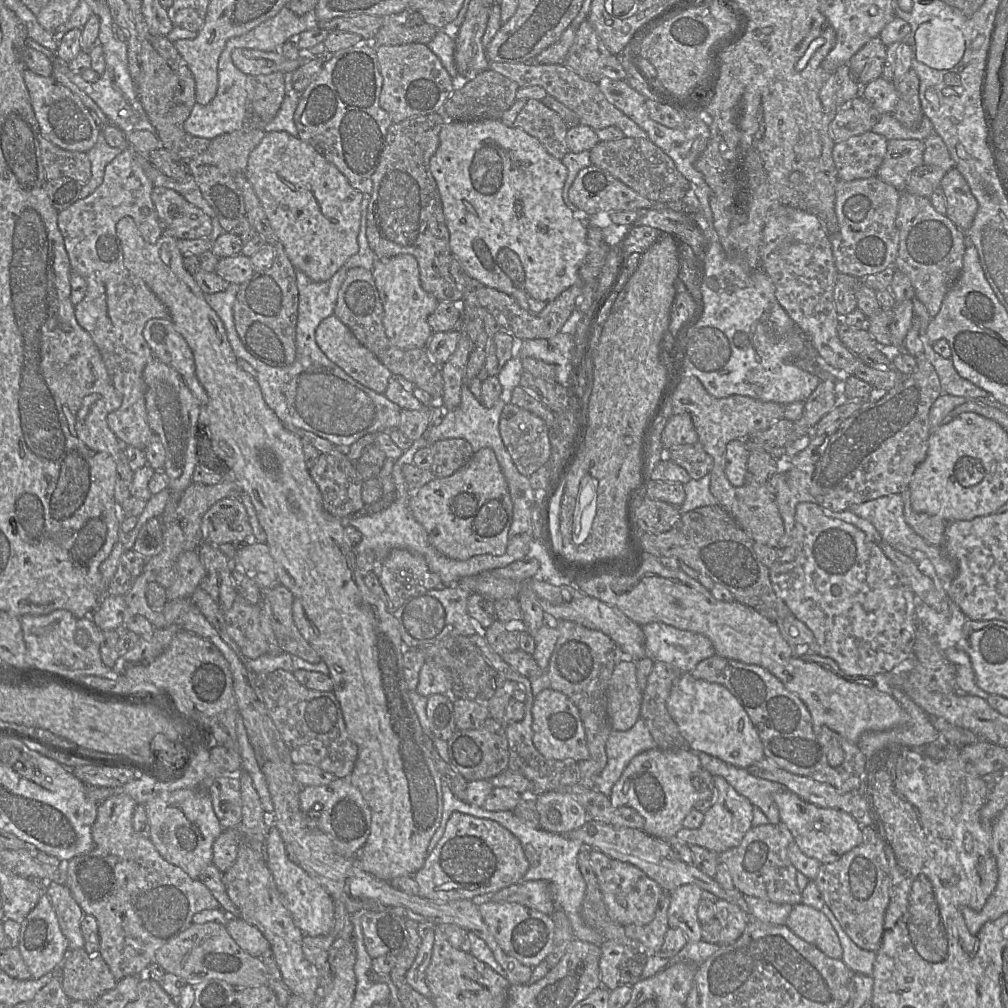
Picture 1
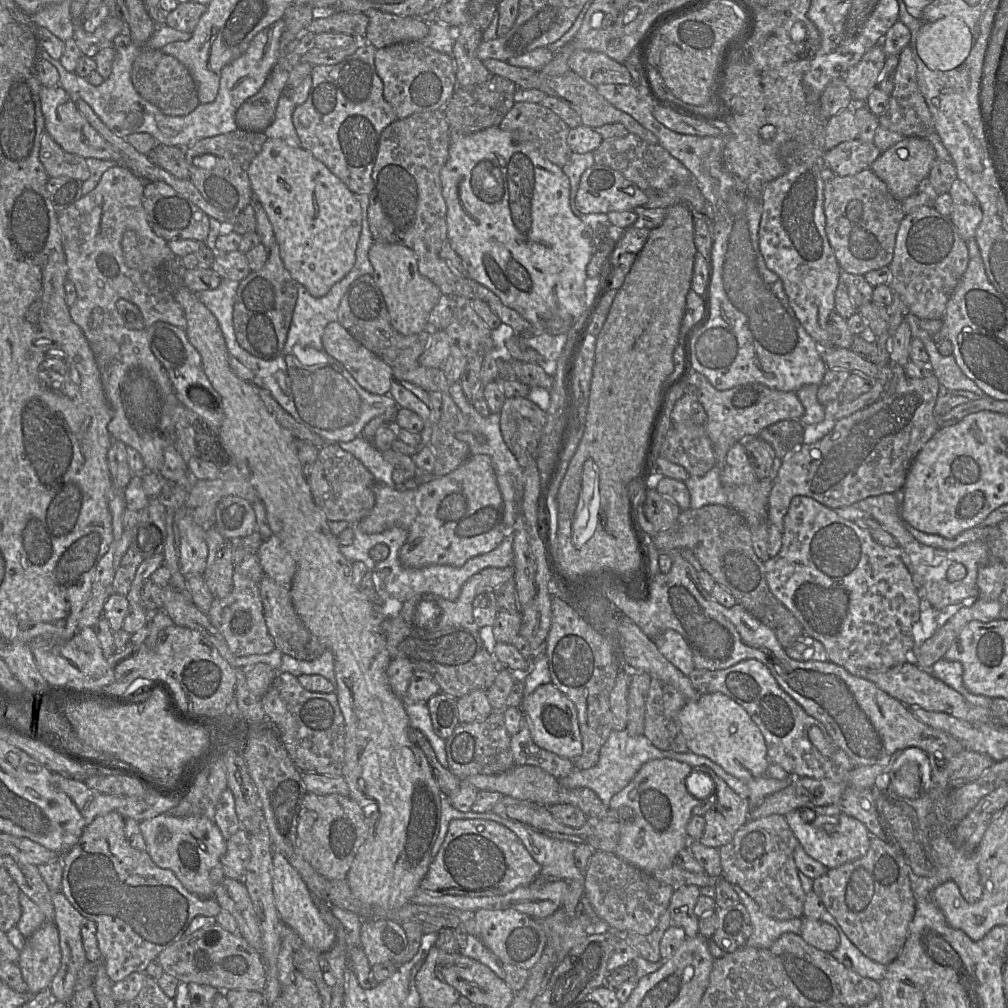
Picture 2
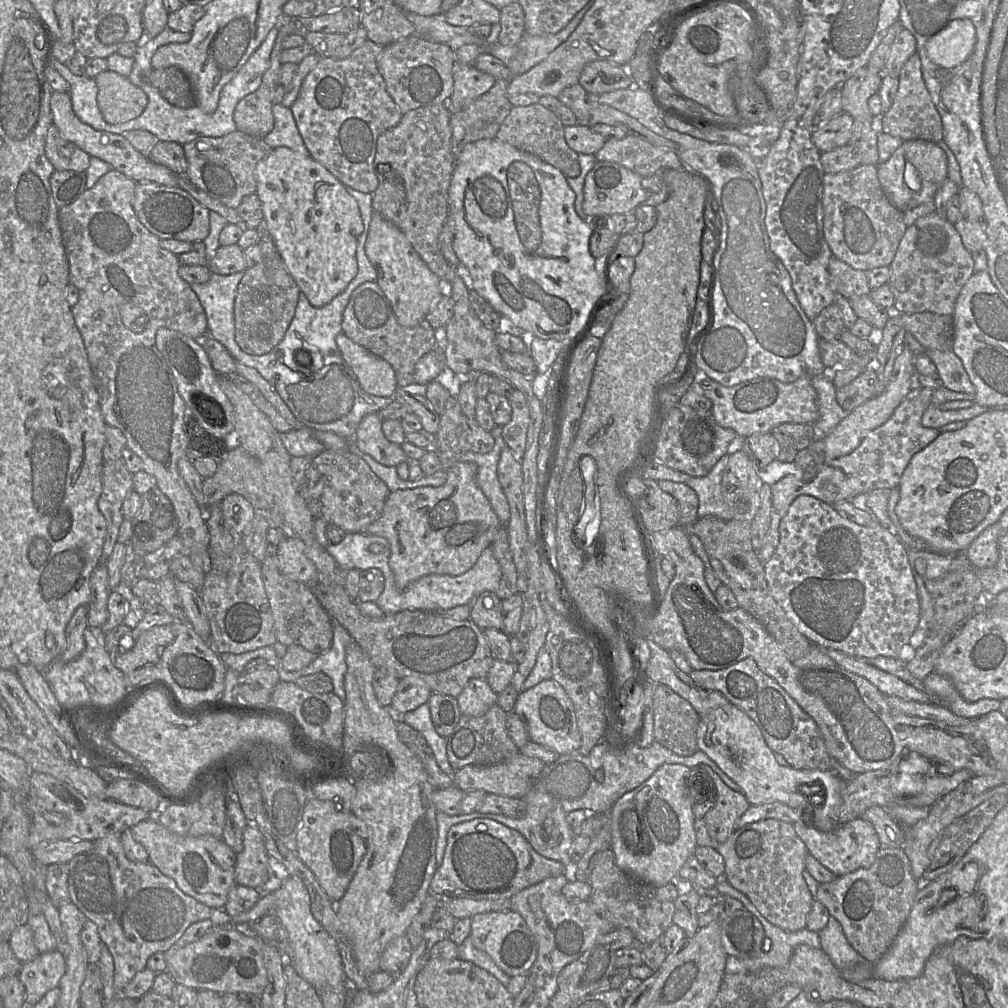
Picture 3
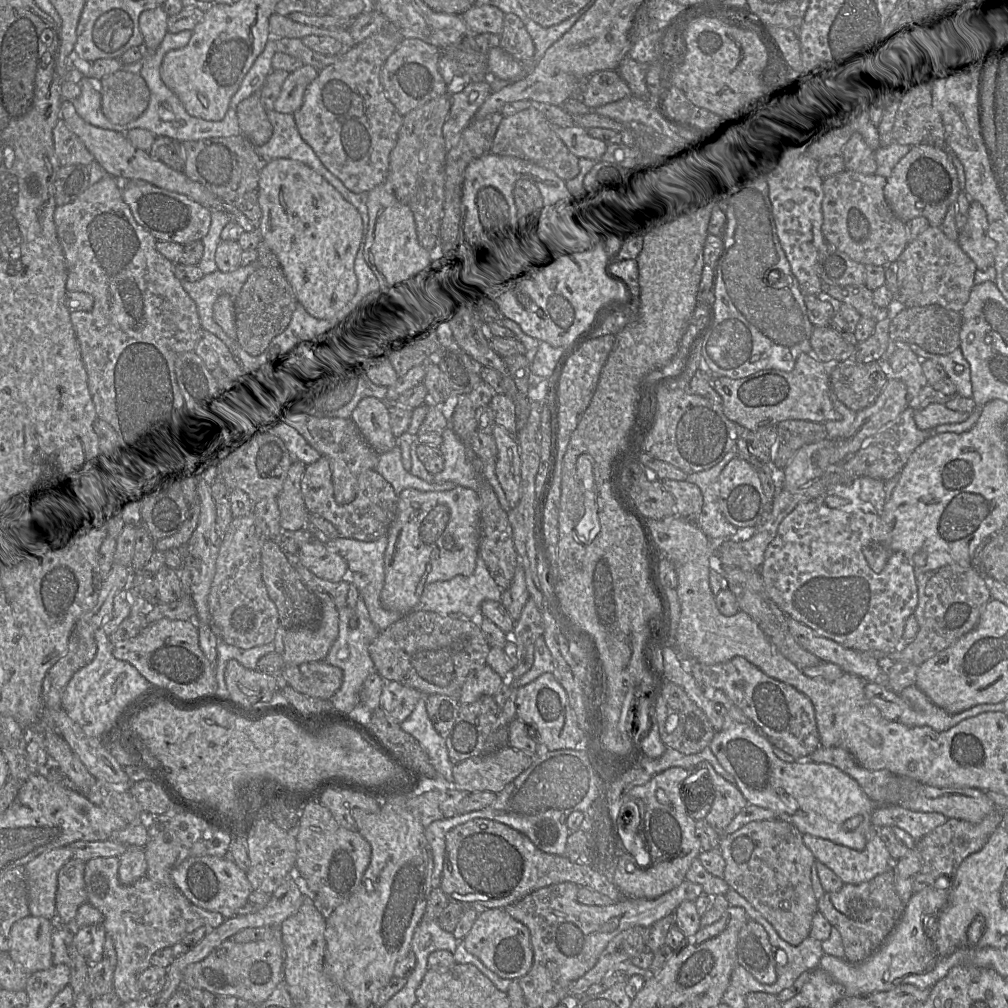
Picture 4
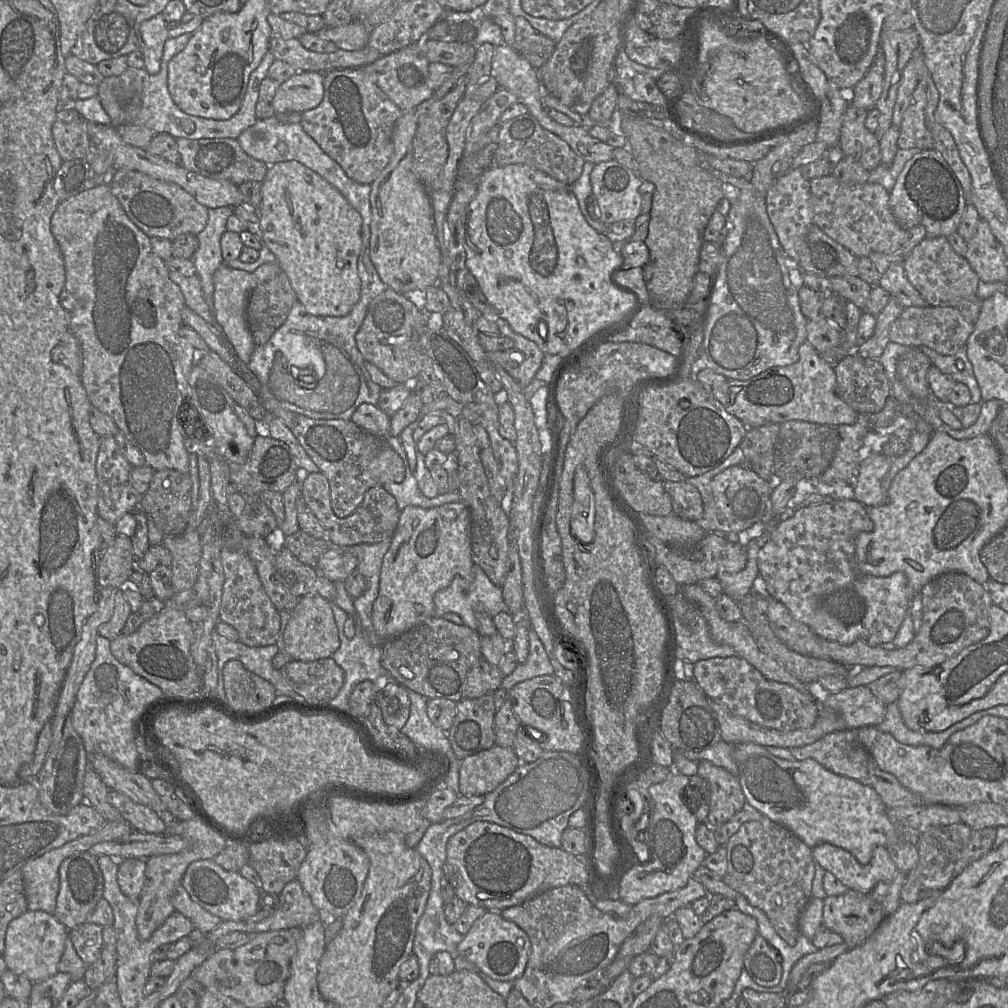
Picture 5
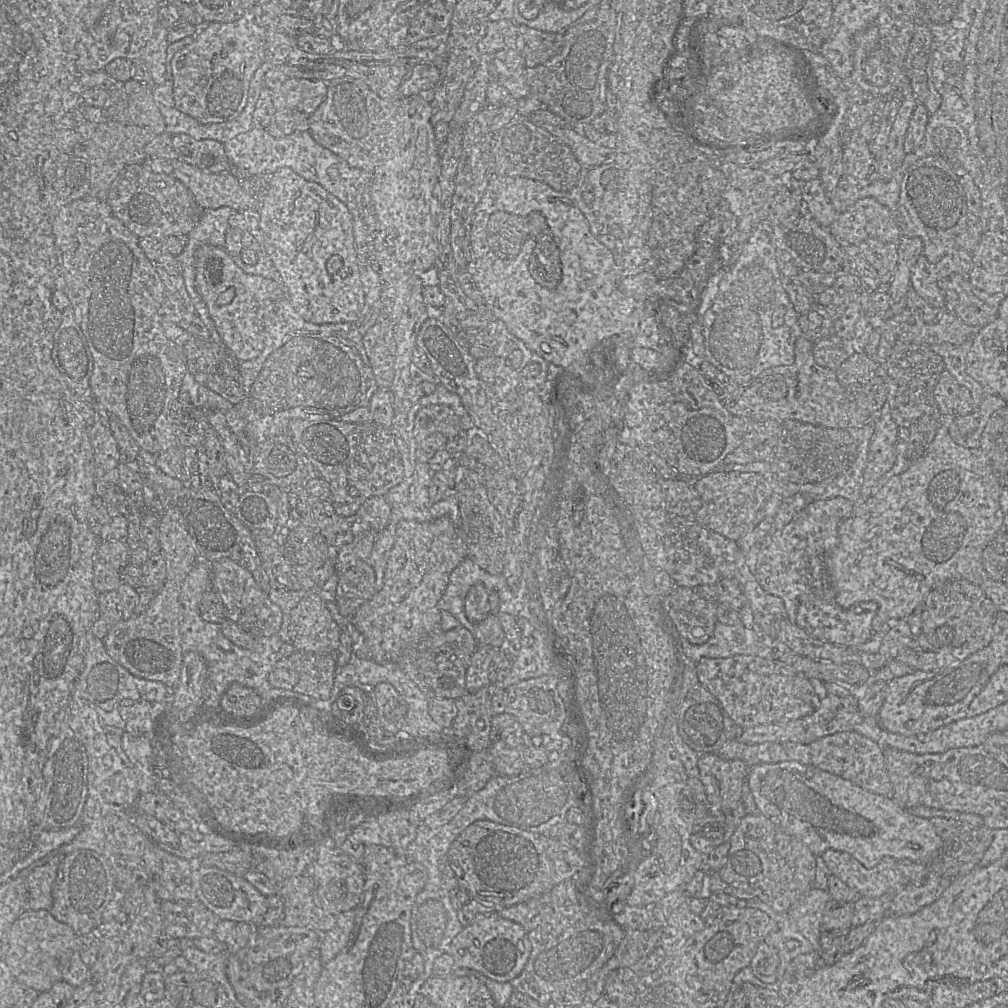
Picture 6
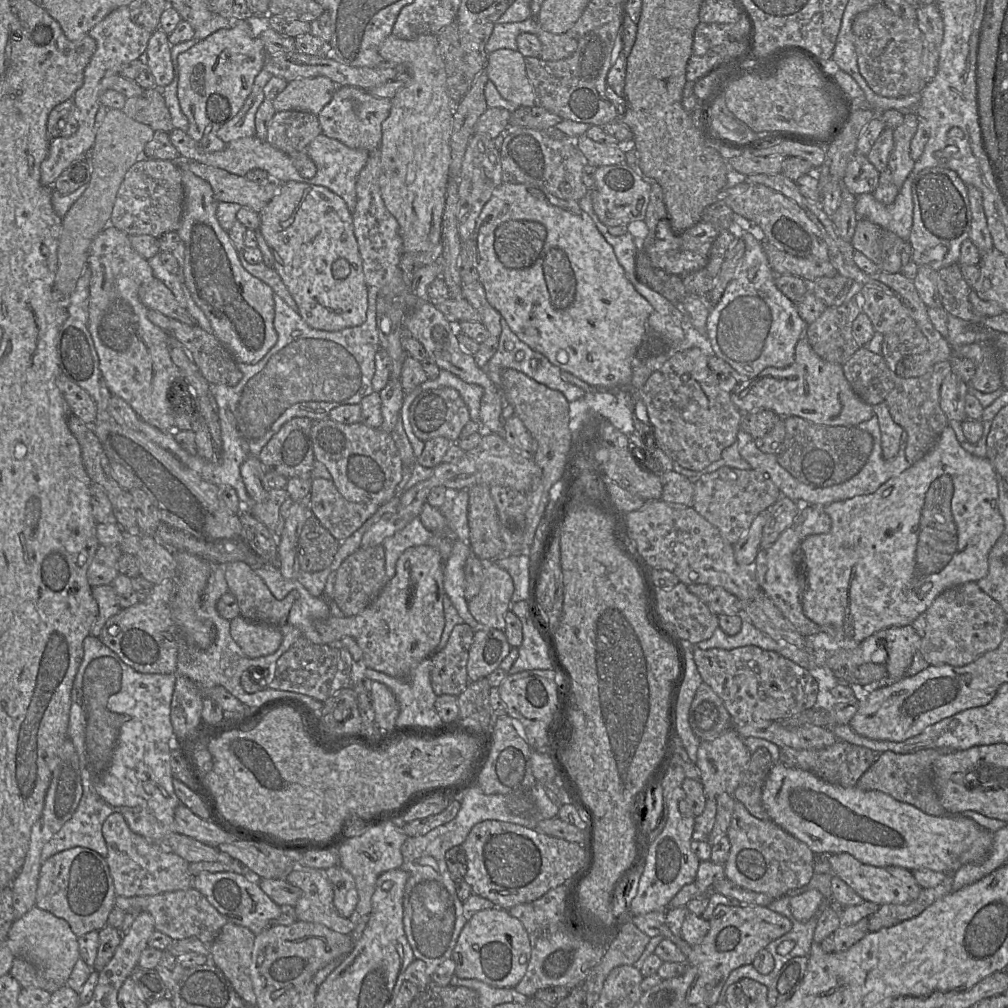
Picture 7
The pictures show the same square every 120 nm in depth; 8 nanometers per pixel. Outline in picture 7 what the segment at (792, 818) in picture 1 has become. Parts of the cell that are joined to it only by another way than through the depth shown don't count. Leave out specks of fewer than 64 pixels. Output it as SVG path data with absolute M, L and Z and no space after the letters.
M849 853L828 855L828 861L834 876L849 885L864 901L884 904L908 904L916 900L922 890L911 871L898 867L877 867L864 864Z

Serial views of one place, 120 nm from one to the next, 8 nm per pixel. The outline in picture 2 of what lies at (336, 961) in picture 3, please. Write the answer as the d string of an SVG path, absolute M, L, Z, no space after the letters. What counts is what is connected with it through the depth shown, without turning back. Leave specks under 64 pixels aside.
M274 847L272 860L274 903L282 923L294 930L310 949L317 952L329 951L336 943L336 934L321 917L316 898L301 875L289 864L281 852L274 850Z

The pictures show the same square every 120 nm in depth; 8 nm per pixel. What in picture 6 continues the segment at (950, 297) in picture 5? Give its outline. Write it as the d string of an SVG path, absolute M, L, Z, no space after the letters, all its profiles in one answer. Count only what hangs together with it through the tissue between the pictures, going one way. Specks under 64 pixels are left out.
M922 254L911 270L910 284L929 305L936 309L945 309L945 298L939 281L957 273L961 273L961 269L951 255L945 255L938 262L931 263Z

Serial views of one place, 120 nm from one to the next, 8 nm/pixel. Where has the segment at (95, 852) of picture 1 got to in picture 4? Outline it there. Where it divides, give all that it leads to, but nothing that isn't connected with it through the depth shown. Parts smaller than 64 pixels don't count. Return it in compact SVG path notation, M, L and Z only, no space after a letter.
M119 857L94 858L85 862L84 882L87 902L102 913L102 925L115 948L113 991L122 1003L126 1003L143 996L138 978L150 966L151 957L163 948L173 947L205 923L193 912L192 903L175 885L162 886L147 876L132 885L121 884L119 863Z

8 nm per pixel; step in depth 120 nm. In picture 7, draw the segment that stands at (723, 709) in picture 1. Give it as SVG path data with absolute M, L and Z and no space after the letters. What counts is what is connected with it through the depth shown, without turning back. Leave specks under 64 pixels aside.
M776 763L769 771L761 800L770 820L807 844L815 855L844 852L864 864L877 867L898 866L909 871L927 869L949 875L965 865L982 862L993 843L993 833L971 818L963 815L931 816L884 792L830 784L811 772L781 763Z

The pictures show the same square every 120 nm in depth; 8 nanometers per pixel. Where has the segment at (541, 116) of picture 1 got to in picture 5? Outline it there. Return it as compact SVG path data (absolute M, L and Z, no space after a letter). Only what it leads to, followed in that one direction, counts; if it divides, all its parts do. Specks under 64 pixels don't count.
M529 112L501 124L493 160L496 166L527 165L560 182L572 185L580 177L584 163L564 140L544 129Z

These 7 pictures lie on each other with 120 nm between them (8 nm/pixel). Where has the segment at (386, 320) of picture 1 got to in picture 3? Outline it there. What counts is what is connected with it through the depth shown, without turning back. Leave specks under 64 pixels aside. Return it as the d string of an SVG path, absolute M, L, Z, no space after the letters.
M376 212L371 217L365 253L377 271L376 283L390 301L398 323L413 327L426 319L441 295L440 279L427 267L404 233Z

